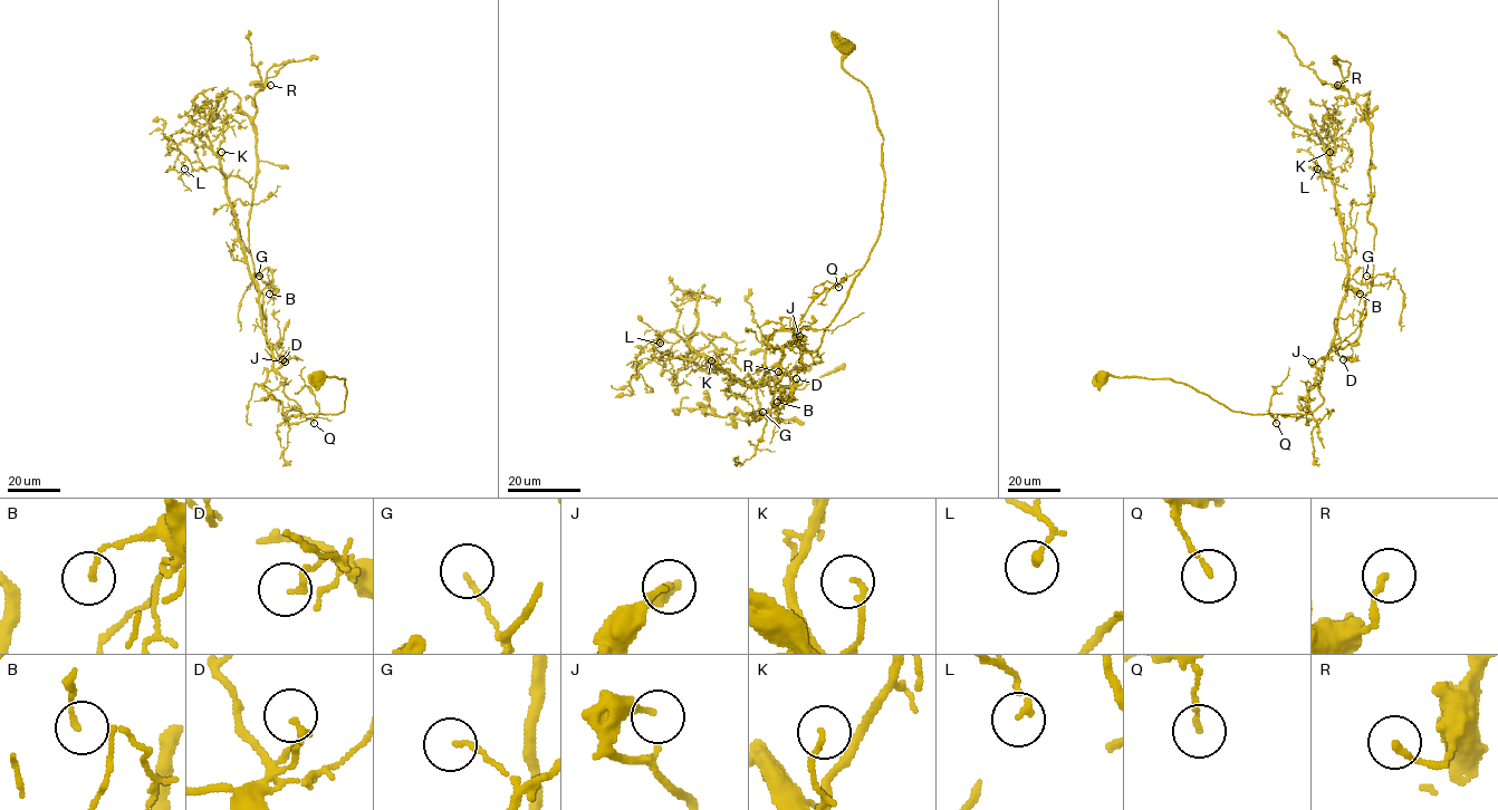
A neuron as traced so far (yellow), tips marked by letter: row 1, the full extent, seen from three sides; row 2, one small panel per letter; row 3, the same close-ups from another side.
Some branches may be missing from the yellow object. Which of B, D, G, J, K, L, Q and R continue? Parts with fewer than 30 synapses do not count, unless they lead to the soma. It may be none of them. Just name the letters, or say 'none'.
none

